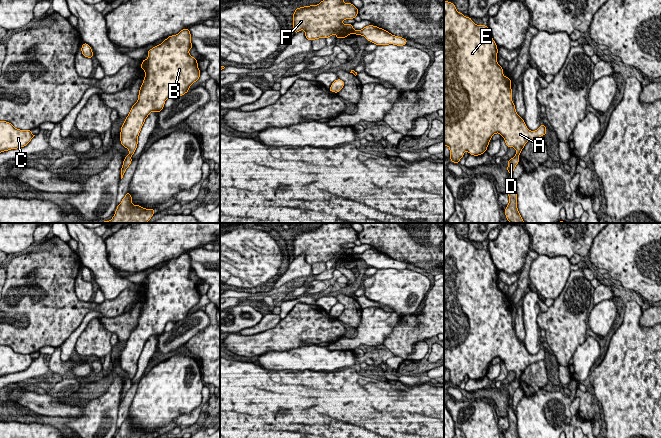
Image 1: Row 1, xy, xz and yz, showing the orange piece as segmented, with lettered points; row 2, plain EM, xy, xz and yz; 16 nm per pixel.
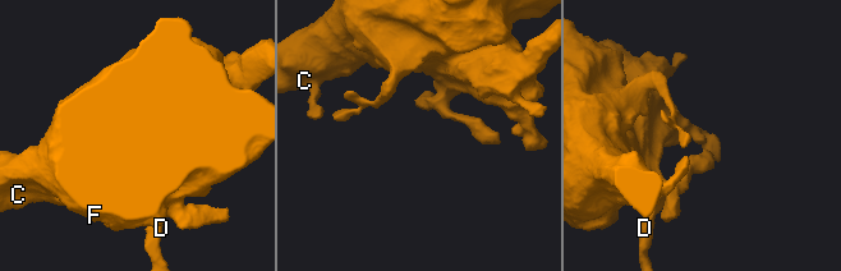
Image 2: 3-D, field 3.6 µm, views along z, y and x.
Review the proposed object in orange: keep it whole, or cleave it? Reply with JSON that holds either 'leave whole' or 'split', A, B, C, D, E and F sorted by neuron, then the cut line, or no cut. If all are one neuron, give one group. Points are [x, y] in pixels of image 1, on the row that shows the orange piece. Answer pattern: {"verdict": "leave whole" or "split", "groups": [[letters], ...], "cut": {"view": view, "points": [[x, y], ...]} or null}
{"verdict": "split", "groups": [["A", "B", "C", "E", "F"], ["D"]], "cut": {"view": "yz", "points": [[516, 154], [518, 156]]}}

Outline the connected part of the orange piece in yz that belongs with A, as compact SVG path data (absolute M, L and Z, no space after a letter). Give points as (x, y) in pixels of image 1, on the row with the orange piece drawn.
M444 1L444 147L449 147L453 163L458 164L466 151L474 156L486 152L496 133L504 138L507 147L515 148L518 156L528 141L546 135L546 125L531 131L517 114L512 101L512 81L503 75L502 66L497 62L497 53L497 45L488 26L475 24L471 17L458 12L453 3Z

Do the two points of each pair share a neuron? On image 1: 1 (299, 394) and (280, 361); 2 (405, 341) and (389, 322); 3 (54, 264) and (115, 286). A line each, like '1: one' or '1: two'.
1: two
2: two
3: two

